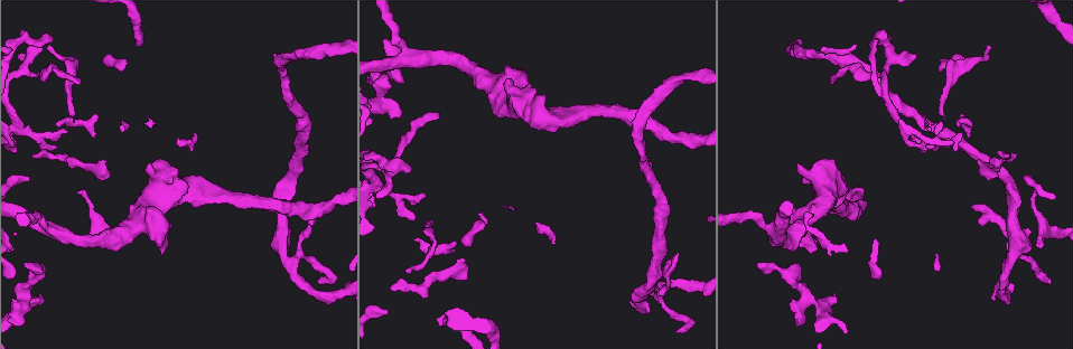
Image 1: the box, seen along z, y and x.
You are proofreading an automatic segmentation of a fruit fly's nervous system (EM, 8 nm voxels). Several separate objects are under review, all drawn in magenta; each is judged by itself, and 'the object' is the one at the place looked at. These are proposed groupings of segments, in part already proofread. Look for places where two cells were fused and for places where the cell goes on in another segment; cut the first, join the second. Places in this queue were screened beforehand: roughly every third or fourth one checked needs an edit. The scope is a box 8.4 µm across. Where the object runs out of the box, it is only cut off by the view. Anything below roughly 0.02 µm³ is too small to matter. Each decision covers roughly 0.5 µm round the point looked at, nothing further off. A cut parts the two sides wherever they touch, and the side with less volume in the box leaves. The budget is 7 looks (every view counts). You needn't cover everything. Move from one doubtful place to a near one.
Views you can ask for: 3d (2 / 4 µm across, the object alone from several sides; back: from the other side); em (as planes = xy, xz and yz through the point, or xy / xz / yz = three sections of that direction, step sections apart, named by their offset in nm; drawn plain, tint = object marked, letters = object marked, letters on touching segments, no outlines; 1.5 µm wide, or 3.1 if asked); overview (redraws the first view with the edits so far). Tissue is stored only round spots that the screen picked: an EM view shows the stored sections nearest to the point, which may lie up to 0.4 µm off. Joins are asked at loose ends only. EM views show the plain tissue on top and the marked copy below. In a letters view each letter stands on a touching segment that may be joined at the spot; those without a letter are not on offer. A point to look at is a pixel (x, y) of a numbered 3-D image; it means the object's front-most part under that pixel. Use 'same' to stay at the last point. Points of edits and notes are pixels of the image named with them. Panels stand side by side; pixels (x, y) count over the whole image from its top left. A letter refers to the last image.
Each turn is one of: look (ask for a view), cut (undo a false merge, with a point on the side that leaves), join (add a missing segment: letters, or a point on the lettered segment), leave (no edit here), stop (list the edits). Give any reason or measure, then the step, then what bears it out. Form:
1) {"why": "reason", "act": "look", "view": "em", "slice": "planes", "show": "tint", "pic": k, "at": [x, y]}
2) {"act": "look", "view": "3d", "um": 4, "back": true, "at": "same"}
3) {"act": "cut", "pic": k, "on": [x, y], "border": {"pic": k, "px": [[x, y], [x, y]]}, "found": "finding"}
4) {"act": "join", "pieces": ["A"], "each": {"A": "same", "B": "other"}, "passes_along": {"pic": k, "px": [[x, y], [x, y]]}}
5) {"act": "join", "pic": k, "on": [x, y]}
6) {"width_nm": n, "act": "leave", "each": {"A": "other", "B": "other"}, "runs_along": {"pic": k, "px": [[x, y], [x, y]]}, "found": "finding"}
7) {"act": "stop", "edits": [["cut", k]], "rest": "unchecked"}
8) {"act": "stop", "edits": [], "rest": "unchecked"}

{"why": "branch stops here", "act": "look", "view": "3d", "um": 2, "pic": 1, "at": [832, 81]}

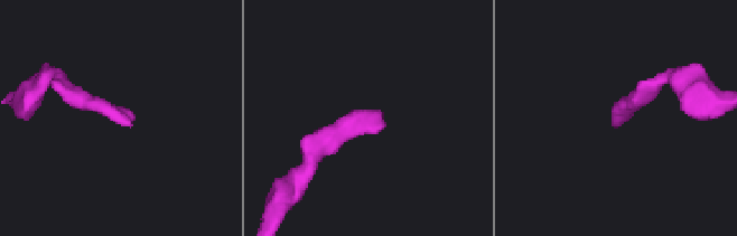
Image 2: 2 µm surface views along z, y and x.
{"why": "shape alone is not enough", "act": "look", "view": "em", "slice": "xz", "step": 8, "show": "letters", "pic": 2, "at": [622, 118]}

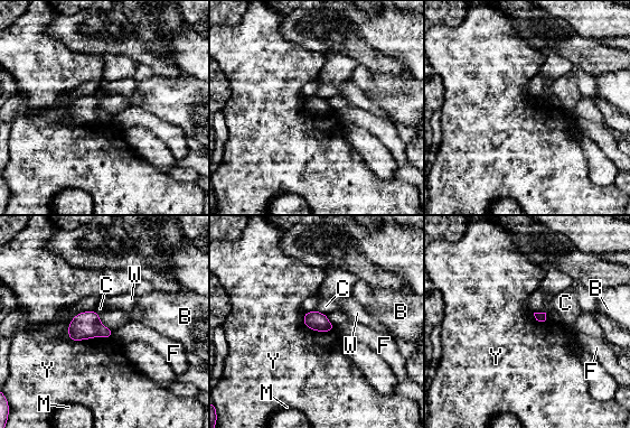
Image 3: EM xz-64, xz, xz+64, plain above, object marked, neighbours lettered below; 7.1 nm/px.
{"act": "look", "view": "em", "slice": "planes", "show": "letters", "at": "same"}

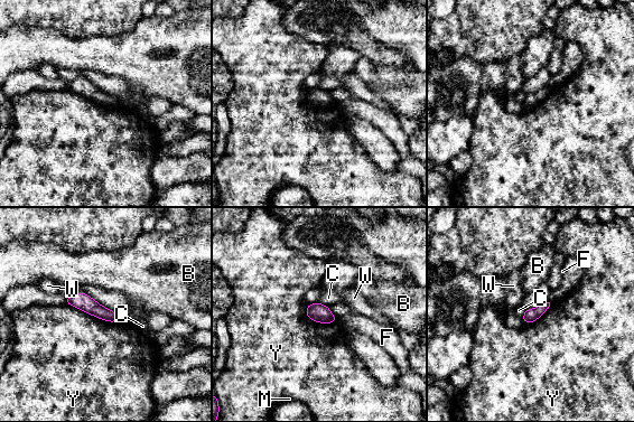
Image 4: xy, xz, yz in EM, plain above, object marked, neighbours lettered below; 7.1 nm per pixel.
{"act": "leave", "each": {"B": "other", "C": "other", "F": "other", "M": "other", "W": "other", "Y": "other"}, "border": {"pic": 4, "px": [[66, 303], [101, 319], [119, 321]]}, "found": "no lettered segment goes on from it"}

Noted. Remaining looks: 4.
{"why": "branch stops here", "act": "look", "view": "em", "slice": "yz", "step": 4, "show": "letters", "pic": 1, "at": [398, 115]}

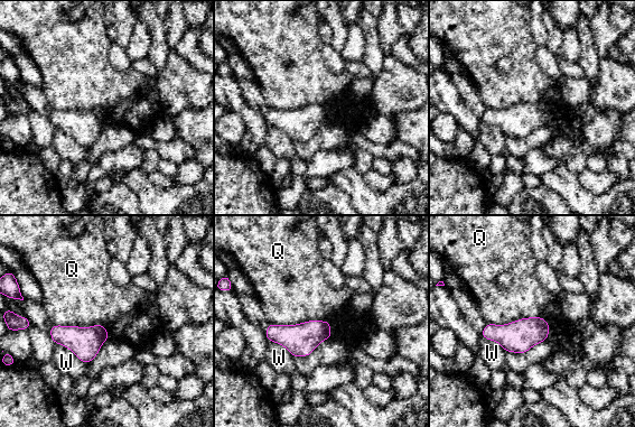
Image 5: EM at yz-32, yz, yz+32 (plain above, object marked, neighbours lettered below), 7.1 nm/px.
{"width_nm": 180, "act": "leave", "each": {"Q": "other", "W": "other"}, "border": {"pic": 5, "px": [[270, 323], [323, 319], [332, 336]]}, "found": "no lettered segment goes on from it"}

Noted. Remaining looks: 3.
{"why": "an open end", "act": "look", "view": "em", "slice": "planes", "show": "letters", "pic": 1, "at": [445, 319]}

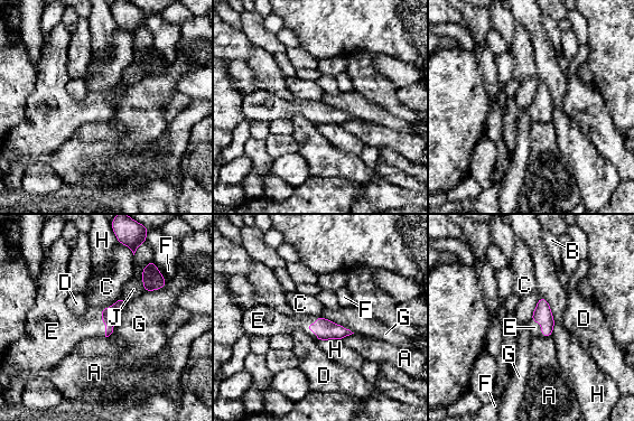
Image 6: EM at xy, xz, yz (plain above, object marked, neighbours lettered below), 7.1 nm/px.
{"width_nm": 110, "act": "join", "pieces": ["E"], "each": {"A": "other", "B": "other", "C": "other", "D": "other", "E": "same", "F": "other", "G": "other", "H": "other", "J": "other"}, "found": "it goes on there"}

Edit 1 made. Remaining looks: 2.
{"act": "stop", "edits": [["join", 6]], "rest": "unchecked"}

